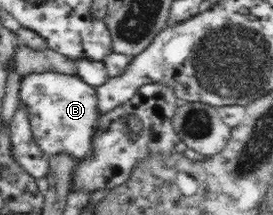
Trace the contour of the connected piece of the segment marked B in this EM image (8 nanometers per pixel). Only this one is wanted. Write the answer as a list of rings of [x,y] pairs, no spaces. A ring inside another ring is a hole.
[[[43,72],[23,75],[19,85],[19,105],[26,105],[29,123],[36,144],[42,152],[51,156],[55,153],[70,155],[76,163],[91,156],[94,149],[93,135],[98,129],[99,103],[95,87],[77,75]]]

